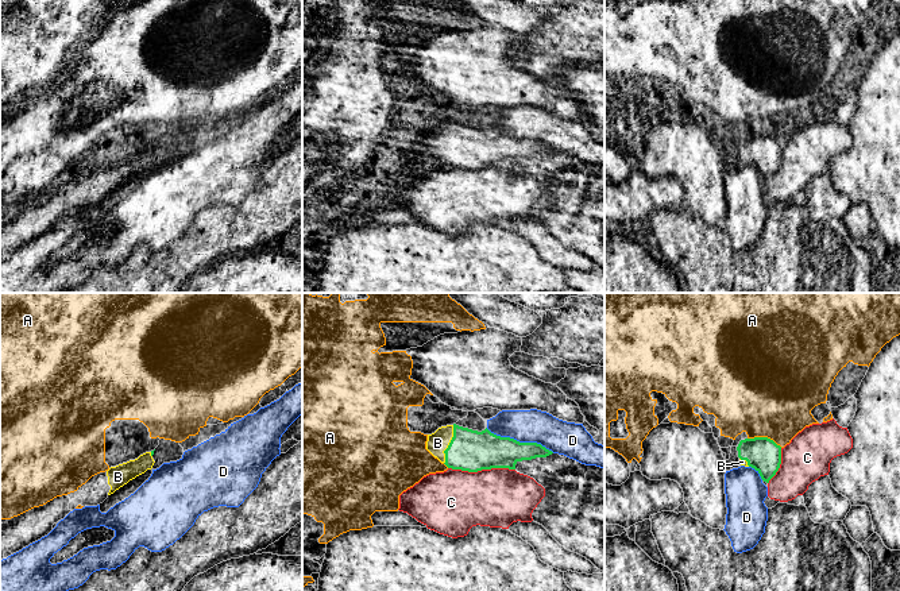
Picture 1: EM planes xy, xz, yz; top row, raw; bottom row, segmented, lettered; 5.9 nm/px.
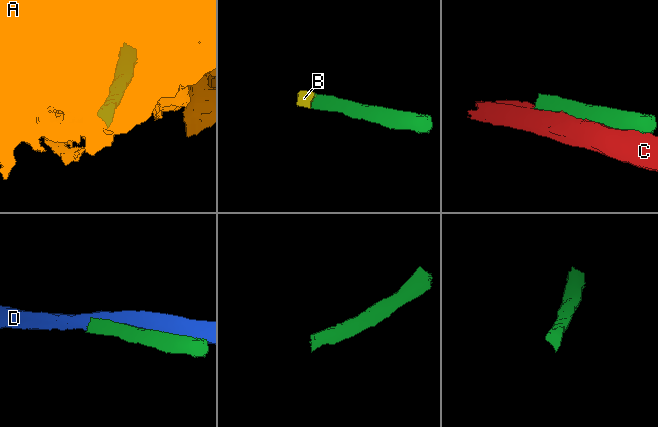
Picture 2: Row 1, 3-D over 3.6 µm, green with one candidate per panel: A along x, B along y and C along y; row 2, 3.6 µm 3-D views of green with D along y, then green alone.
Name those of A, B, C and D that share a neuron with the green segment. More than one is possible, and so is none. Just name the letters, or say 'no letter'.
B

